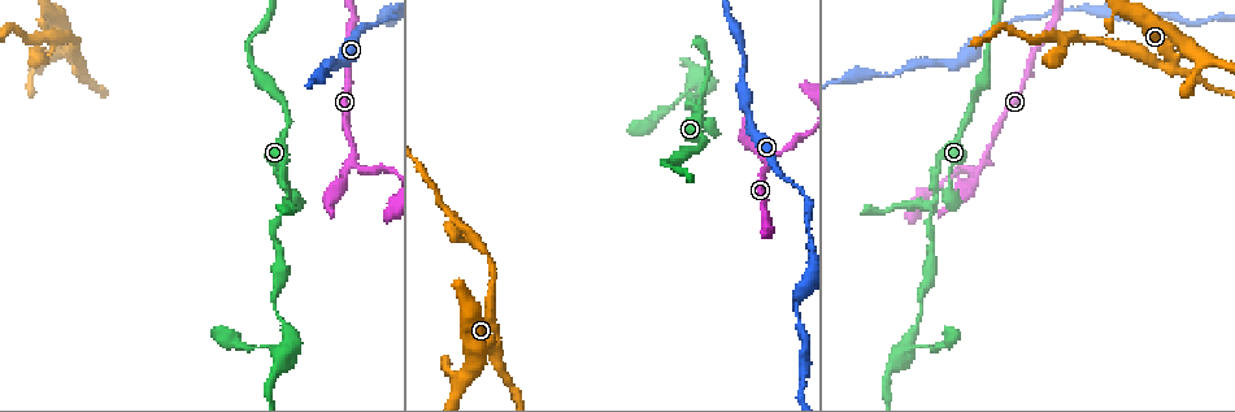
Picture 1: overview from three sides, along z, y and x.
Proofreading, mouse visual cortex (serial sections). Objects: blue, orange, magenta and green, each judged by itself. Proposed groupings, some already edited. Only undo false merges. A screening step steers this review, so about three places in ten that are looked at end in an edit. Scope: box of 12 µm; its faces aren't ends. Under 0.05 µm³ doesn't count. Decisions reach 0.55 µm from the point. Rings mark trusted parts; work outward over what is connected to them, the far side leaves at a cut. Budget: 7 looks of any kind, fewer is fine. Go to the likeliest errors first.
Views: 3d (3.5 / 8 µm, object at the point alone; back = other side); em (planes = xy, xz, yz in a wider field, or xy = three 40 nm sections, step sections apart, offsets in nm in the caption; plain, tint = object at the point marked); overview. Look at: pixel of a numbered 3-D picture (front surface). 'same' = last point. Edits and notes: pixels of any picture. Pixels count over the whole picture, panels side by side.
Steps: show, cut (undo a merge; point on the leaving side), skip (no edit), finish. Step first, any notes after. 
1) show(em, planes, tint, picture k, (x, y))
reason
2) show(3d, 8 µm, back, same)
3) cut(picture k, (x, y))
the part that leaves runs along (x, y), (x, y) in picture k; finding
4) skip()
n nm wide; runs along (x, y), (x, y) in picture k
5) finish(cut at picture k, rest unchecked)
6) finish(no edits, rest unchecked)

show(3d, 3.5 µm, picture 1, (931, 207))
branch point

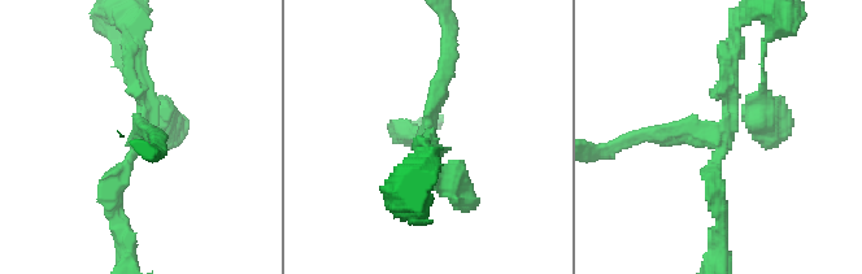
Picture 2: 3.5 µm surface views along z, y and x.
show(em, xy, step 3, tint, picture 2, (722, 136))
need the tissue

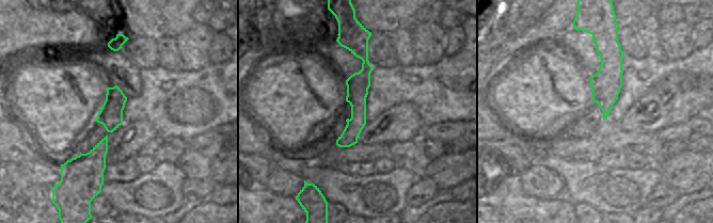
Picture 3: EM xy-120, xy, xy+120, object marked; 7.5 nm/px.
show(em, xy, step 5, tint, same)
another direction

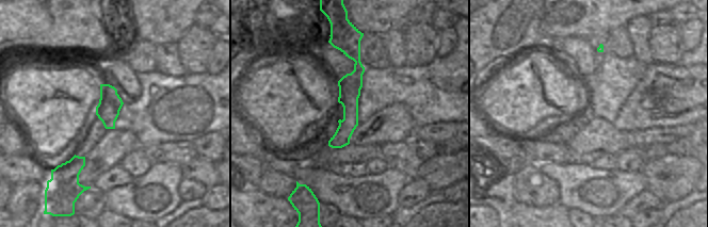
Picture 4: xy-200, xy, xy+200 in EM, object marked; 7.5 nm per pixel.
cut(picture 2, (674, 127))
170 nm wide; the part that leaves runs along (717, 135), (640, 135), (610, 151) in picture 2; two cells meet here

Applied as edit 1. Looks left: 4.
show(overview)
redraw

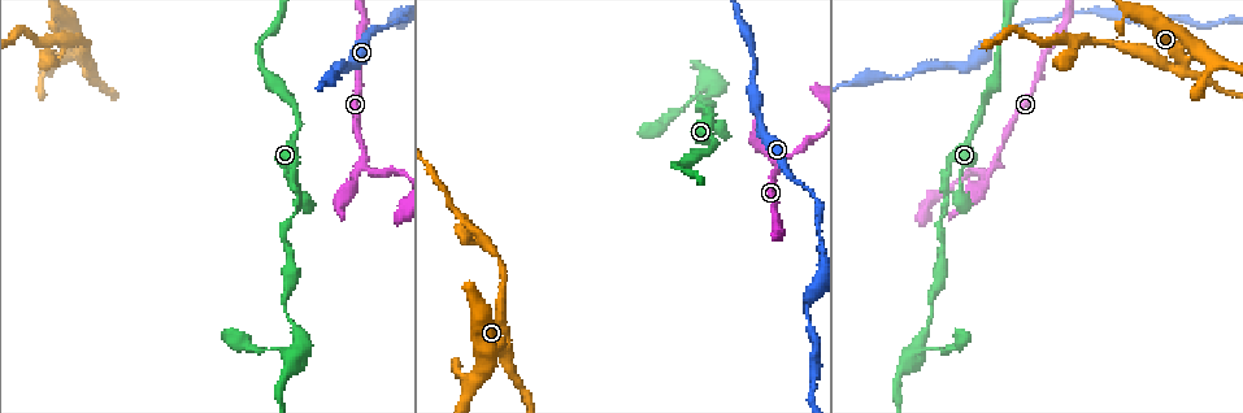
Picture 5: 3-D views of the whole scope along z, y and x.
show(3d, 3.5 µm, picture 5, (506, 348))
abrupt turn

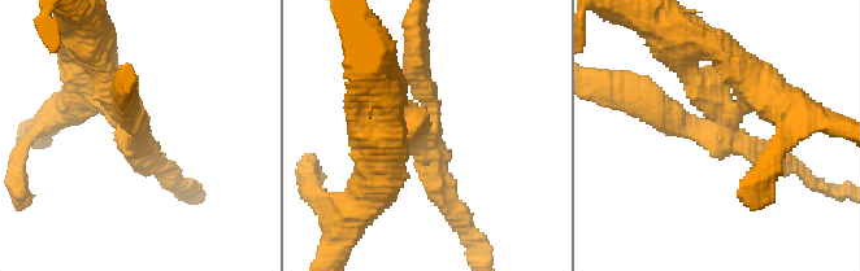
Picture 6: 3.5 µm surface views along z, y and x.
show(em, xy, step 1, plain, picture 6, (424, 139))
3 arms; arms of 300, 300, 350 nm

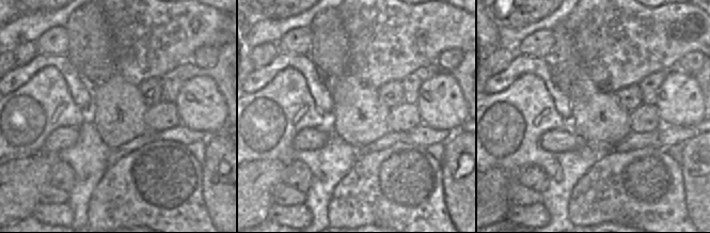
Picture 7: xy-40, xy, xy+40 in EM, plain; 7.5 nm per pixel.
show(em, xy, step 1, tint, same)
with the object marked

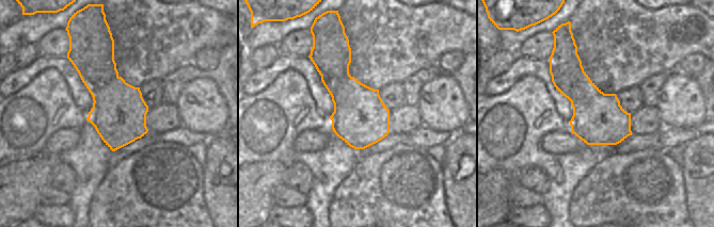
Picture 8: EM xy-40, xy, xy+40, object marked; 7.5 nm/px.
cut(picture 6, (138, 118))
420 nm wide; the part that leaves runs along (724, 121), (704, 136), (628, 94) in picture 6; a second cell is stuck on

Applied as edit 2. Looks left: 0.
finish(cut at picture 2, cut at picture 6, rest unchecked)

